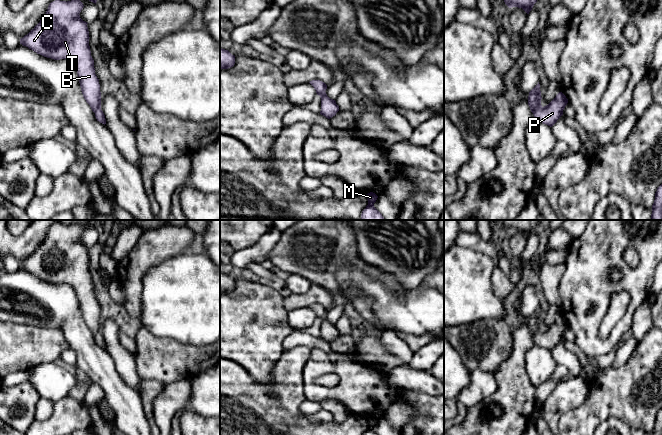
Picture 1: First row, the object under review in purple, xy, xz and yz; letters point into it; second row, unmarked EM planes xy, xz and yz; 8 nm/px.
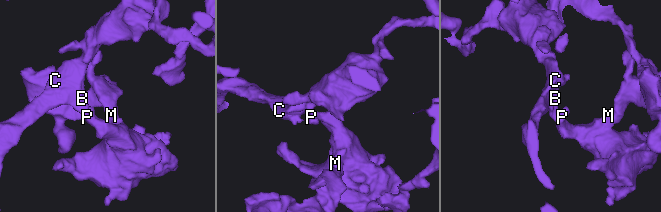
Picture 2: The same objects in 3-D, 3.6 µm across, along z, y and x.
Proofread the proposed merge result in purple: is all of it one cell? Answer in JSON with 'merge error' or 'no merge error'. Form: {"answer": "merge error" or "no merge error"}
{"answer": "no merge error"}

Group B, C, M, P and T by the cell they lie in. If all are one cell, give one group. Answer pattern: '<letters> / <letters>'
B C M P T

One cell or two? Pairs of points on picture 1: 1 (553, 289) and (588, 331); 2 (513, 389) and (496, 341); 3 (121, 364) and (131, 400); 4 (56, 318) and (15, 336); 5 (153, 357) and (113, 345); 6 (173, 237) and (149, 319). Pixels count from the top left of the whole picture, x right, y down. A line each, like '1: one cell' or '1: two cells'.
1: two cells
2: two cells
3: two cells
4: two cells
5: two cells
6: two cells

